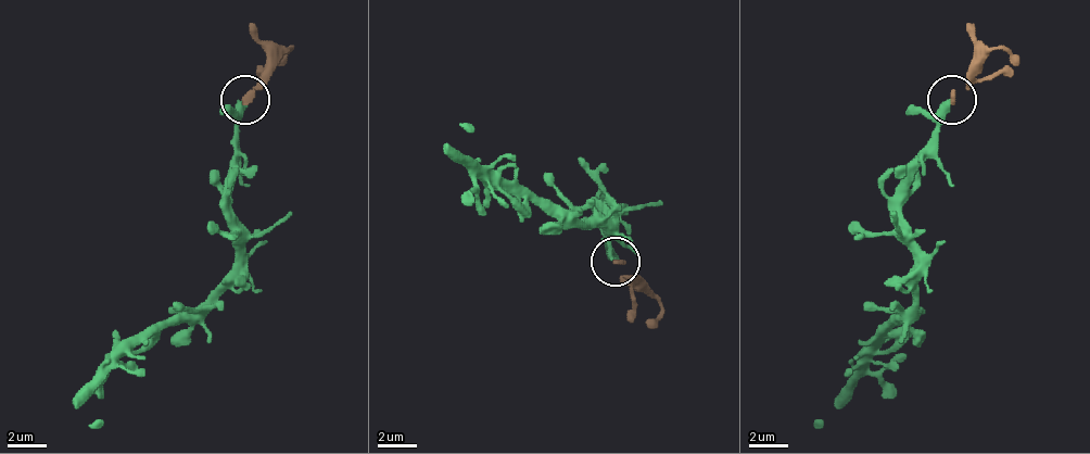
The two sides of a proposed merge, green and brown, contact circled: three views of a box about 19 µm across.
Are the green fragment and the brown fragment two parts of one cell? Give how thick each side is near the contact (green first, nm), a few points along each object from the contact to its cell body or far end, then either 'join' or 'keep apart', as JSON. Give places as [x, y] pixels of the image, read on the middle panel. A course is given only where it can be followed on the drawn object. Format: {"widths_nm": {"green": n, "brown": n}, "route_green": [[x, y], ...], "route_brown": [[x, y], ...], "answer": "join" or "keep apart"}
{"widths_nm": {"green": 400, "brown": 280}, "route_green": [[615, 257], [599, 218], [605, 209], [605, 223], [575, 223], [507, 193], [447, 144], [472, 125]], "route_brown": [[615, 262], [624, 262], [624, 277], [634, 277], [658, 306], [648, 326]], "answer": "join"}

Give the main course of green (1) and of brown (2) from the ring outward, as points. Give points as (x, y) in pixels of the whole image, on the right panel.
1: (948, 101), (938, 150), (909, 184), (899, 209), (914, 272), (914, 301), (836, 410), (821, 424), (816, 419)
2: (953, 101), (953, 91), (967, 91), (967, 76), (997, 47), (1016, 66)

